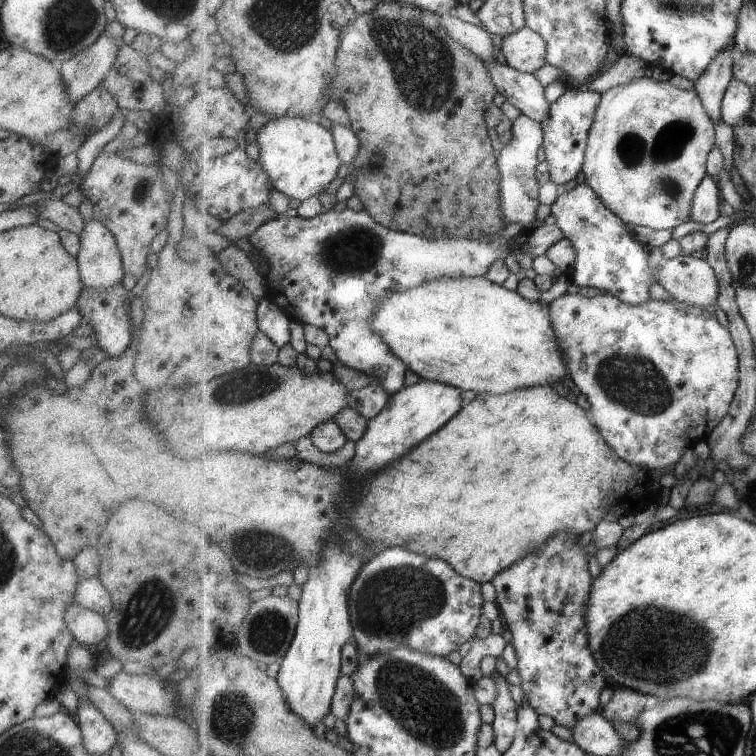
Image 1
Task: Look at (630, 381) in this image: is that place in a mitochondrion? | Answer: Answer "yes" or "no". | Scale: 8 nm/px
yes

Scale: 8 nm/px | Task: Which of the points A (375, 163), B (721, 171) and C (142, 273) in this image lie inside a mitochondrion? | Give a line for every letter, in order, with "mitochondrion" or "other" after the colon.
A: mitochondrion
B: other
C: other

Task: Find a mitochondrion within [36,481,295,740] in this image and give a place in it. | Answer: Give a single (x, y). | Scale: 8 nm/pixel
(149, 611)

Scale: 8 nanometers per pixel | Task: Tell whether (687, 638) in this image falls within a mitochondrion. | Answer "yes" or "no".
yes

